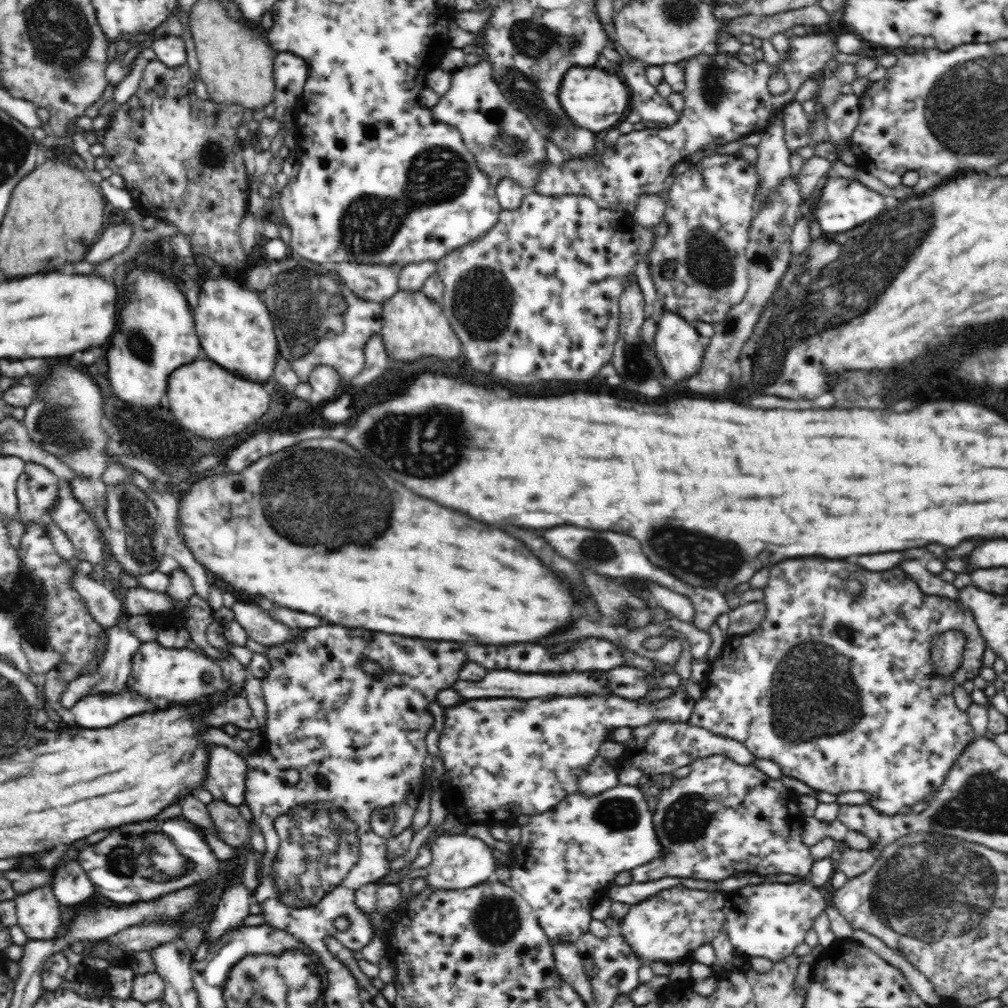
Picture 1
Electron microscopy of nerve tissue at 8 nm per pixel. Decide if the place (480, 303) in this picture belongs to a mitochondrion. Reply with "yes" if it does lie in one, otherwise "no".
yes

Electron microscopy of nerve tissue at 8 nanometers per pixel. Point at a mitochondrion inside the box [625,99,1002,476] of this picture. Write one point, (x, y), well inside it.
(869, 261)

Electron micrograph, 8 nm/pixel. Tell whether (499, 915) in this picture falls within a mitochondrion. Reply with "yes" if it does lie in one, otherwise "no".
yes

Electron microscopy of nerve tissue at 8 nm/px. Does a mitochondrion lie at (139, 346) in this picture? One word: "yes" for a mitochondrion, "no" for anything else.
yes

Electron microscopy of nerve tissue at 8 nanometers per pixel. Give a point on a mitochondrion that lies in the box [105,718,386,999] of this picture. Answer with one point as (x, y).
(312, 847)

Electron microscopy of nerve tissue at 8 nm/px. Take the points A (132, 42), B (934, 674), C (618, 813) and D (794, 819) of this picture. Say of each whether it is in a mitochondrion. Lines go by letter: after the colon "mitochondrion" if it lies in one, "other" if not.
A: other
B: other
C: mitochondrion
D: other

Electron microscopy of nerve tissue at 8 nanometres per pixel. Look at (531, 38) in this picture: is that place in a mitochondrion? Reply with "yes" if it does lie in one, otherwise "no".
yes

